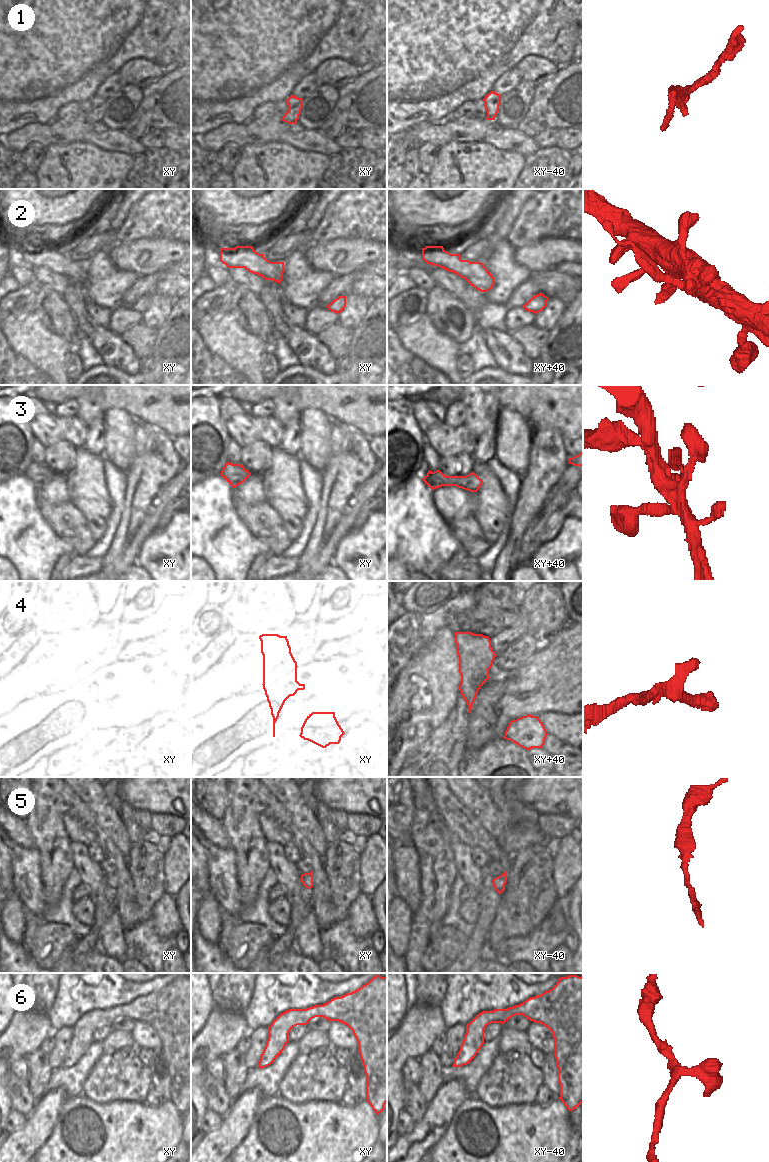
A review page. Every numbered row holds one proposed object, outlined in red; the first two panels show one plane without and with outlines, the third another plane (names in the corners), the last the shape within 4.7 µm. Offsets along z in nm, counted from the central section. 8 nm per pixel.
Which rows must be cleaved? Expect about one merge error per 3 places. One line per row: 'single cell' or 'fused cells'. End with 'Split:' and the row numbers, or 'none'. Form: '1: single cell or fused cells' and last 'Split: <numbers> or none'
1: single cell
2: fused cells
3: fused cells
4: single cell
5: single cell
6: single cell
Split: 2, 3

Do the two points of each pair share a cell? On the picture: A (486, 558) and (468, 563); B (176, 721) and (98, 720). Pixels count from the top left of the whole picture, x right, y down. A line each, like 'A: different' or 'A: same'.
A: different
B: different

